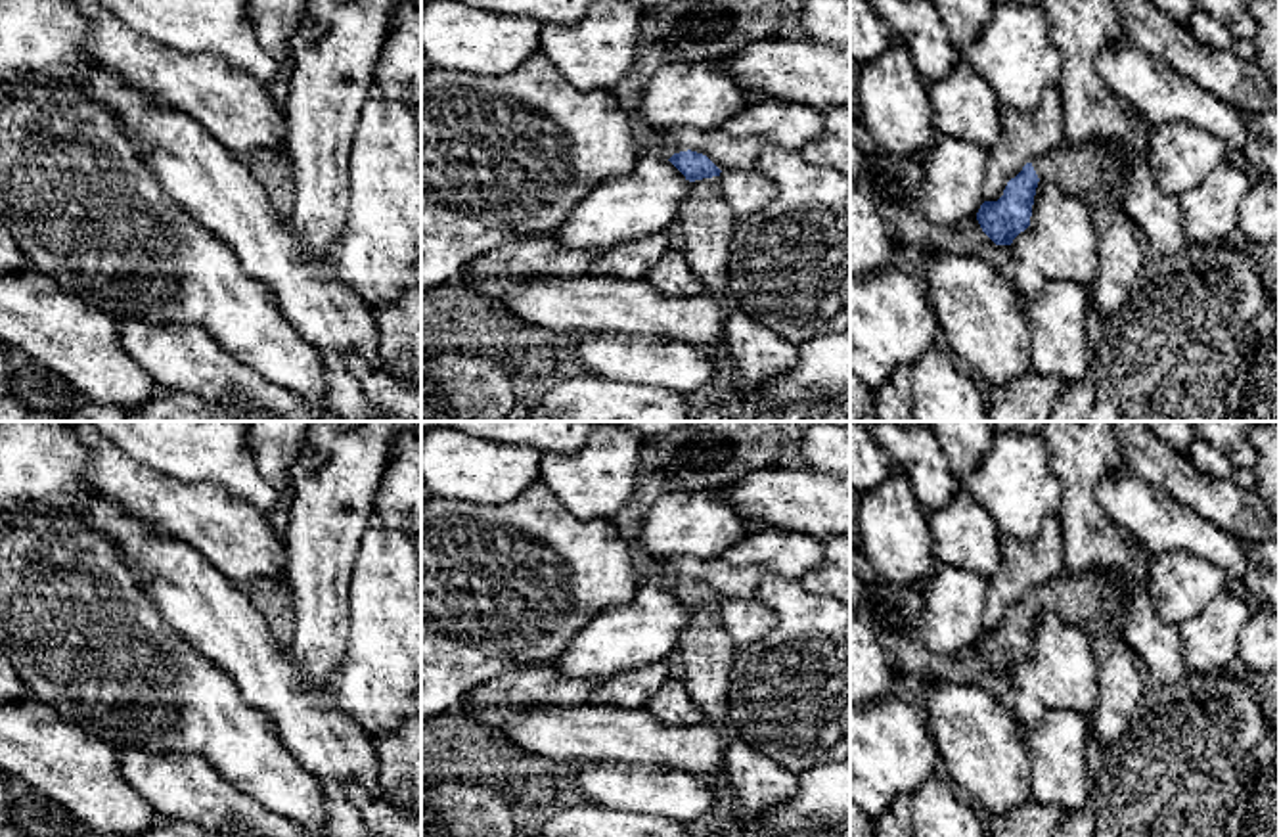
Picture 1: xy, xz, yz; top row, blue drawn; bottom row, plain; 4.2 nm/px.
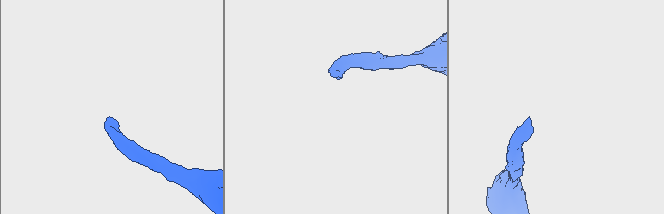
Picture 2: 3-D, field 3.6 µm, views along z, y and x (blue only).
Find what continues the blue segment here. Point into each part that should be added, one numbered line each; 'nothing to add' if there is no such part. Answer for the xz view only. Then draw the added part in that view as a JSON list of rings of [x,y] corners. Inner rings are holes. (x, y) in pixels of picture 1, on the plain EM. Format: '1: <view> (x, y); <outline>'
1: xz (707, 650); [[[720,605],[689,611],[689,624],[678,644],[687,693],[710,724],[726,724],[729,676],[737,651],[718,611]]]

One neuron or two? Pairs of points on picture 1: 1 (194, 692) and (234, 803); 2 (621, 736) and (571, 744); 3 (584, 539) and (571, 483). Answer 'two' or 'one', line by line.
1: two
2: one
3: two

